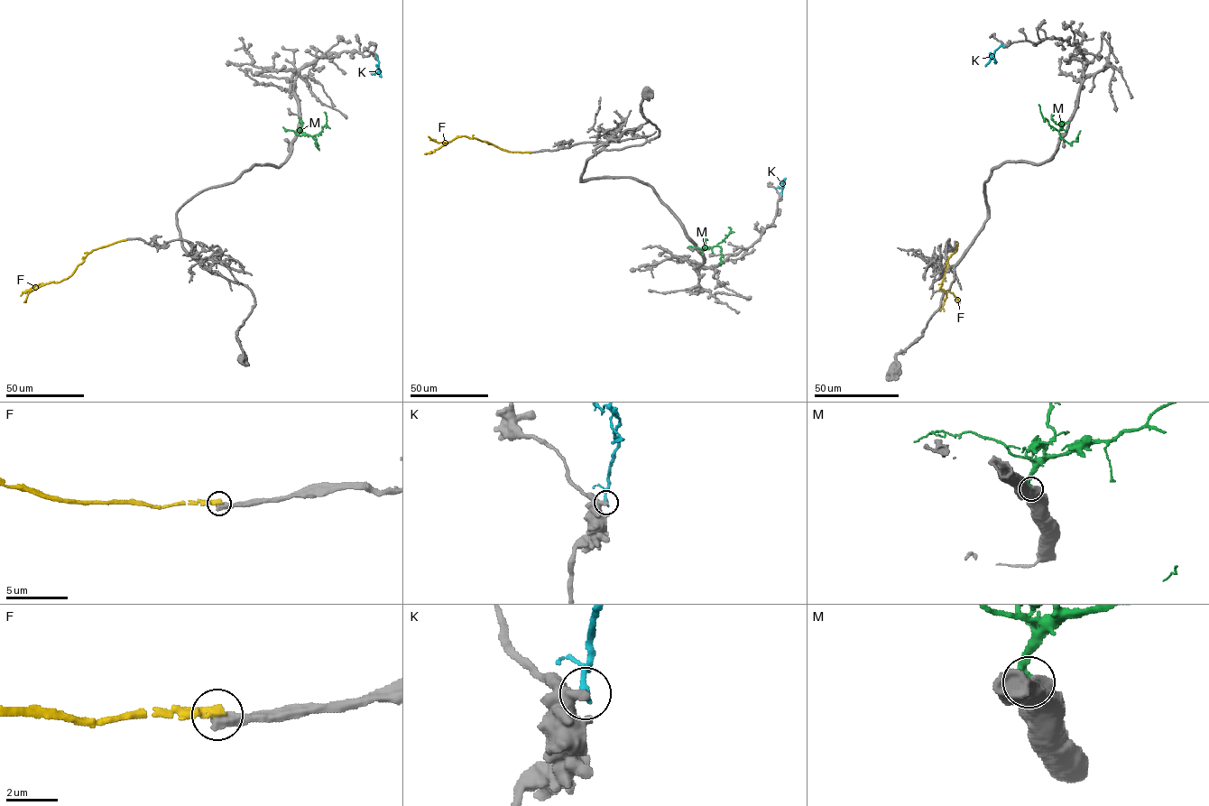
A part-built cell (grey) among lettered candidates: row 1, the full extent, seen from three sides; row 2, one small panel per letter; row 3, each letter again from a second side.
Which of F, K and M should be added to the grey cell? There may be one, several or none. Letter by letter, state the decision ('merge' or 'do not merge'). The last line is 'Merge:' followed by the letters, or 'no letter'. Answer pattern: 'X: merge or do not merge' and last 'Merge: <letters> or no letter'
F: do not merge
K: do not merge
M: do not merge
Merge: no letter

